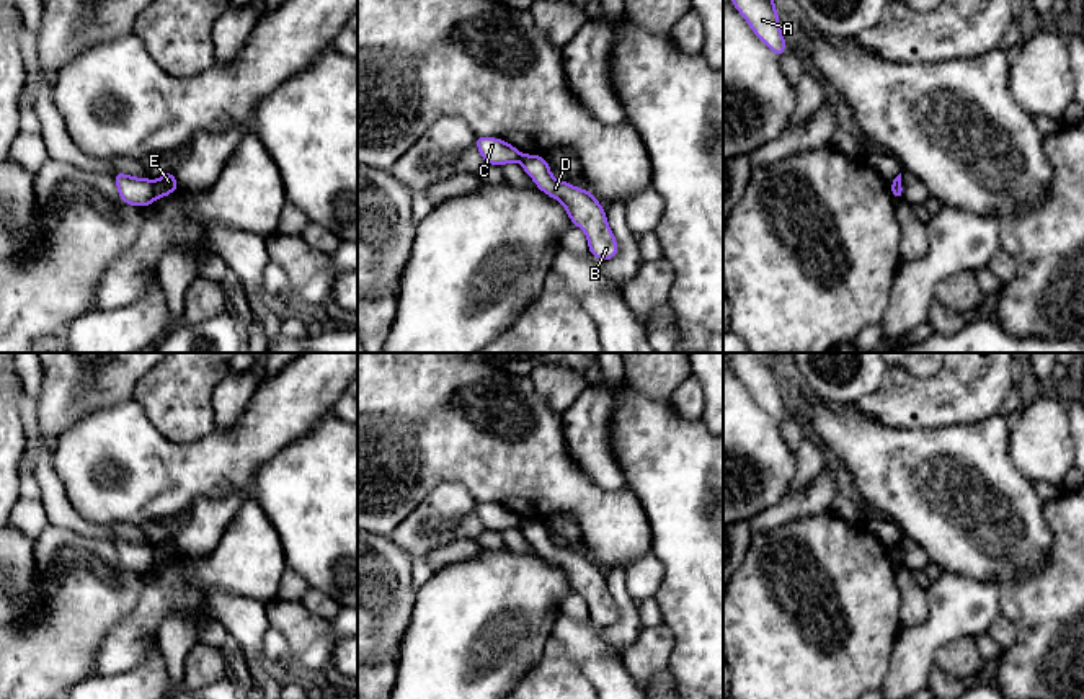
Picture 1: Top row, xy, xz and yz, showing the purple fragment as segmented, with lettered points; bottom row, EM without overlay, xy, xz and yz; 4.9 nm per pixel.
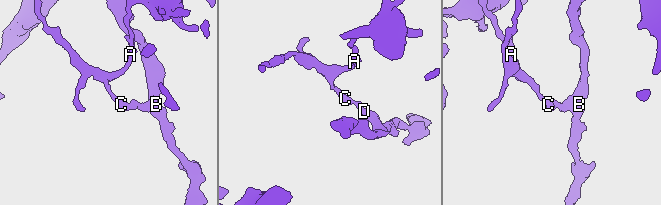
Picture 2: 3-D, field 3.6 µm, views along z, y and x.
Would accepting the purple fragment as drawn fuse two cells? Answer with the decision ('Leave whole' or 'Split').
Split

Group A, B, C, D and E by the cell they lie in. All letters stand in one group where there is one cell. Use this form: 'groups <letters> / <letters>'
groups A C / B D E

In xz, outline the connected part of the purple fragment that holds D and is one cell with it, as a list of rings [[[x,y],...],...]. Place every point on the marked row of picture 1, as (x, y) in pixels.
[[[522,154],[519,163],[534,180],[535,188],[565,206],[571,224],[586,234],[593,256],[609,261],[617,255],[619,245],[607,224],[606,209],[589,189],[576,188],[568,180],[558,181],[542,155]]]

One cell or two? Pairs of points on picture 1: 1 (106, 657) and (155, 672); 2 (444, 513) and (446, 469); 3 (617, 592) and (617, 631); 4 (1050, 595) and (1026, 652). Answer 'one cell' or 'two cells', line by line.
1: two cells
2: two cells
3: one cell
4: one cell

